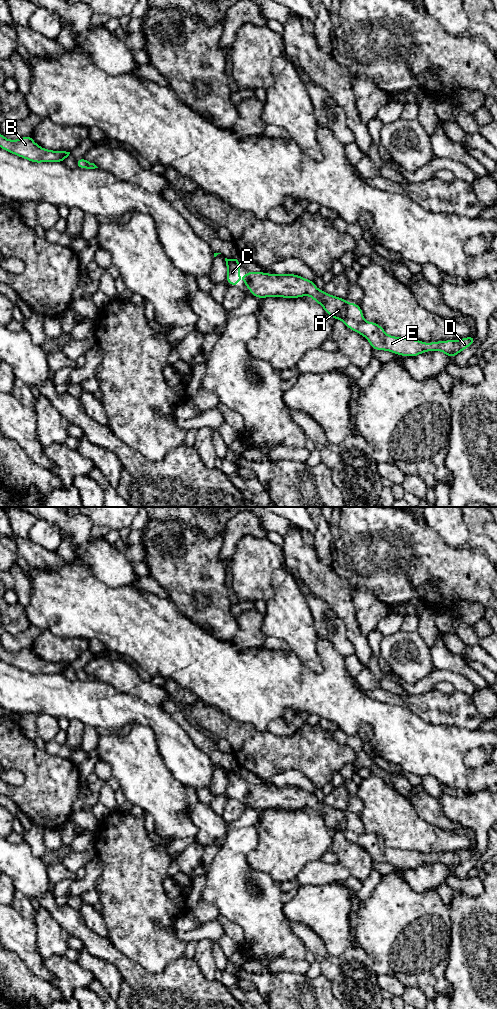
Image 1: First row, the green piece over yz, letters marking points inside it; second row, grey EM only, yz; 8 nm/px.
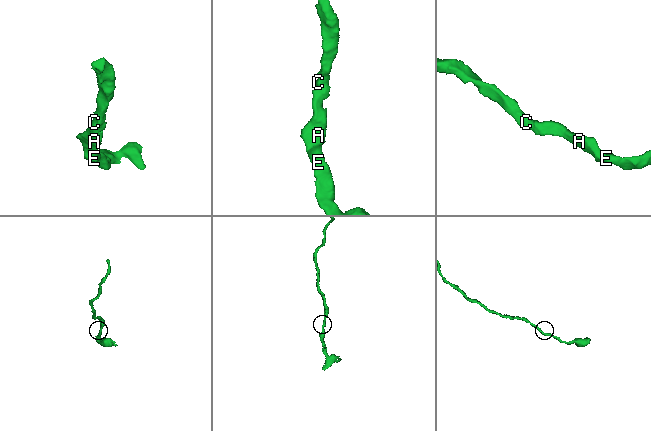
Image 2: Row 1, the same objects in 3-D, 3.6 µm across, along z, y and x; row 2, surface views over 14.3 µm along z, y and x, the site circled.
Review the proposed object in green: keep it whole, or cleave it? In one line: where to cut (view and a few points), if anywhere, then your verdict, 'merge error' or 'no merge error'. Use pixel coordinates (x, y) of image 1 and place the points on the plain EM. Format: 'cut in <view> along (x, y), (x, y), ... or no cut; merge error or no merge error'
no cut; no merge error

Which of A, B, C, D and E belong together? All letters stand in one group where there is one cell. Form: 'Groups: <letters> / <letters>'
Groups: A B C D E

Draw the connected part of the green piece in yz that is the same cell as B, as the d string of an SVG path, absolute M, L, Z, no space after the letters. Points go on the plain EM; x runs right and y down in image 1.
M0 645L0 660L34 675L64 674L70 666L66 663L44 661L33 653L31 647L9 652Z

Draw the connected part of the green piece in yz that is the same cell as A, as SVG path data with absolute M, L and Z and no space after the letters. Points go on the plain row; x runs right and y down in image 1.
M248 783L243 787L244 796L257 810L283 809L287 811L311 808L334 832L340 831L344 837L364 848L371 856L372 862L389 863L400 868L416 869L429 863L442 863L449 870L458 867L462 862L473 857L476 850L470 847L458 852L424 855L417 851L394 849L385 845L381 837L364 832L359 816L348 815L331 806L318 802L314 793L295 786L281 787L266 784Z

